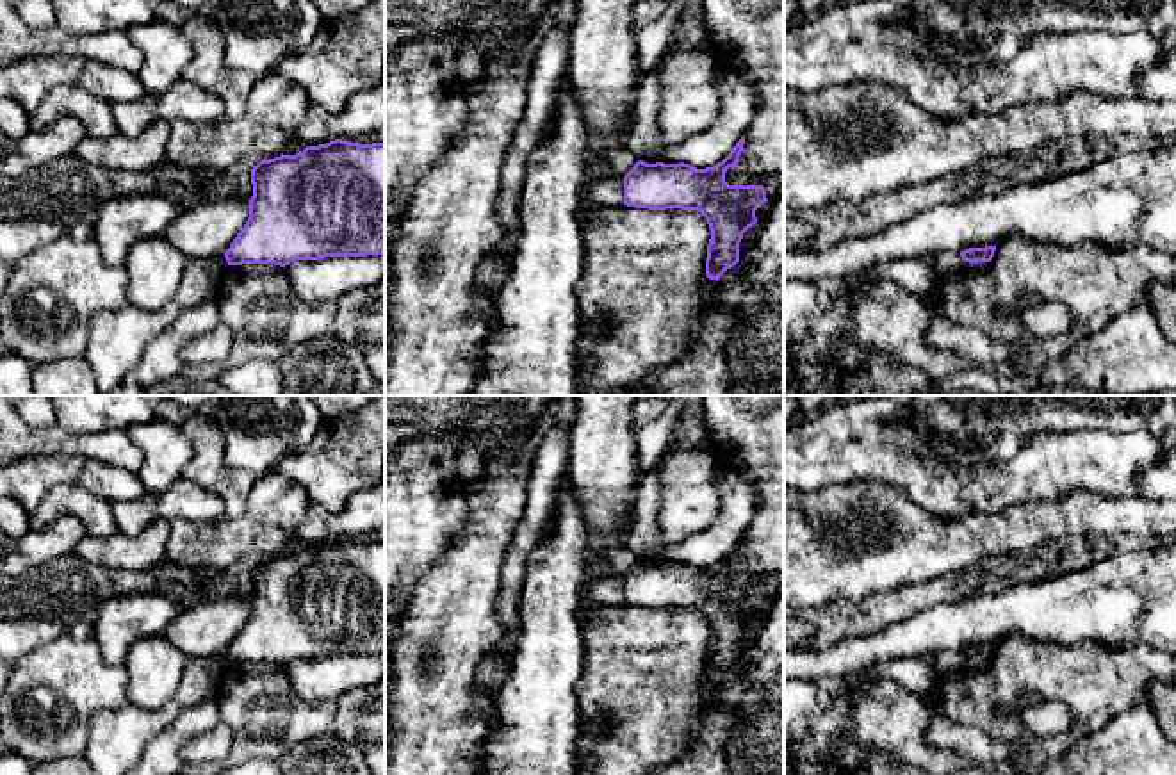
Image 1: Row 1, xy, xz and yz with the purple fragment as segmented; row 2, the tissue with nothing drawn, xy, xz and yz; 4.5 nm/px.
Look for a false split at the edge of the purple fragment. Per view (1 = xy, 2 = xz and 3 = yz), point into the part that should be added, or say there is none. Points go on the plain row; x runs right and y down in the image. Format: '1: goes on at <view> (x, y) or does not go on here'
1: does not go on here
2: does not go on here
3: does not go on here

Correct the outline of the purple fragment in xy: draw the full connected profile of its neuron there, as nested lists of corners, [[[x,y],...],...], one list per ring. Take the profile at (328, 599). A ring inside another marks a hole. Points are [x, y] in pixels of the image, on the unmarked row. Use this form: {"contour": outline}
{"contour": [[[335,538],[251,568],[249,616],[225,652],[228,665],[385,654],[385,542]]]}

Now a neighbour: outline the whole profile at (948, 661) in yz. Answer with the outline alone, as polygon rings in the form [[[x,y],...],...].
[[[944,650],[935,656],[932,661],[934,677],[937,681],[944,679],[946,675],[960,670],[964,666],[964,657],[960,652],[955,650]]]

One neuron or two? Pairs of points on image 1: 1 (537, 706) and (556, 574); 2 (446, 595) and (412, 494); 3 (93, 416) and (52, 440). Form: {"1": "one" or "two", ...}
{"1": "one", "2": "two", "3": "two"}

